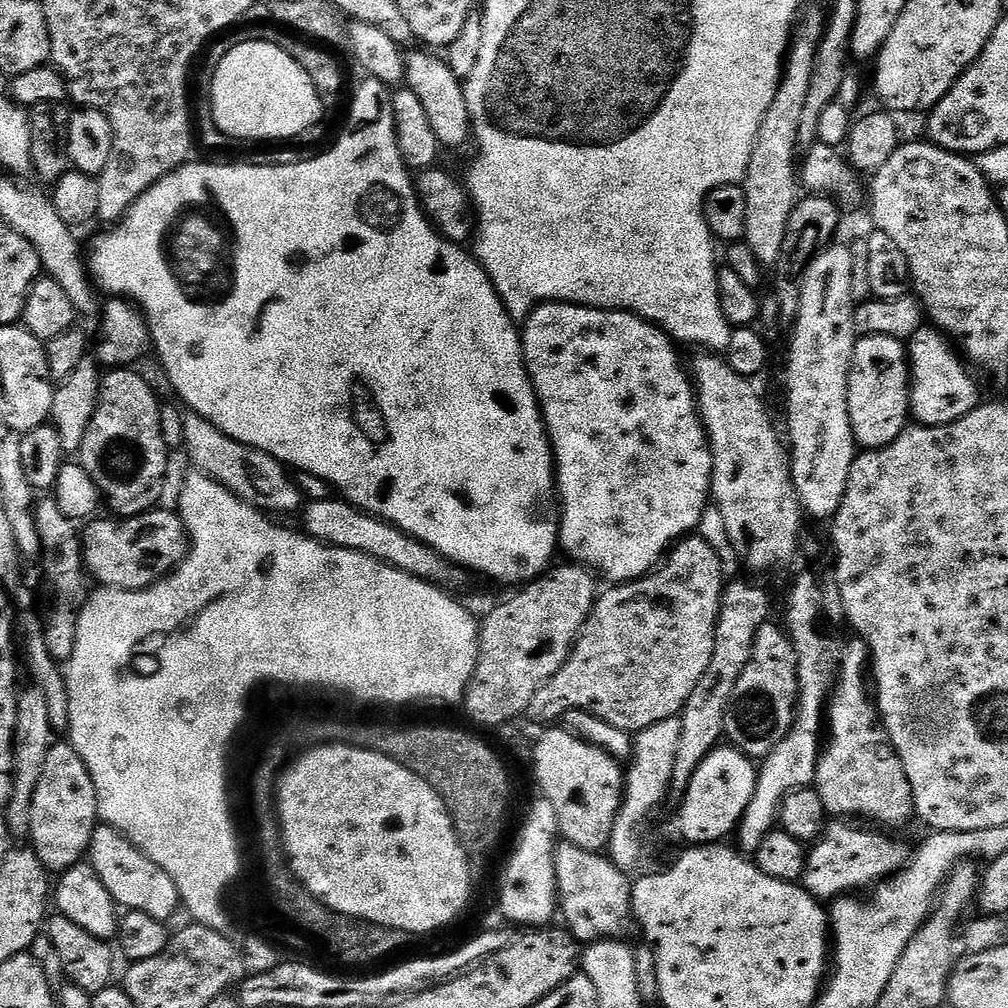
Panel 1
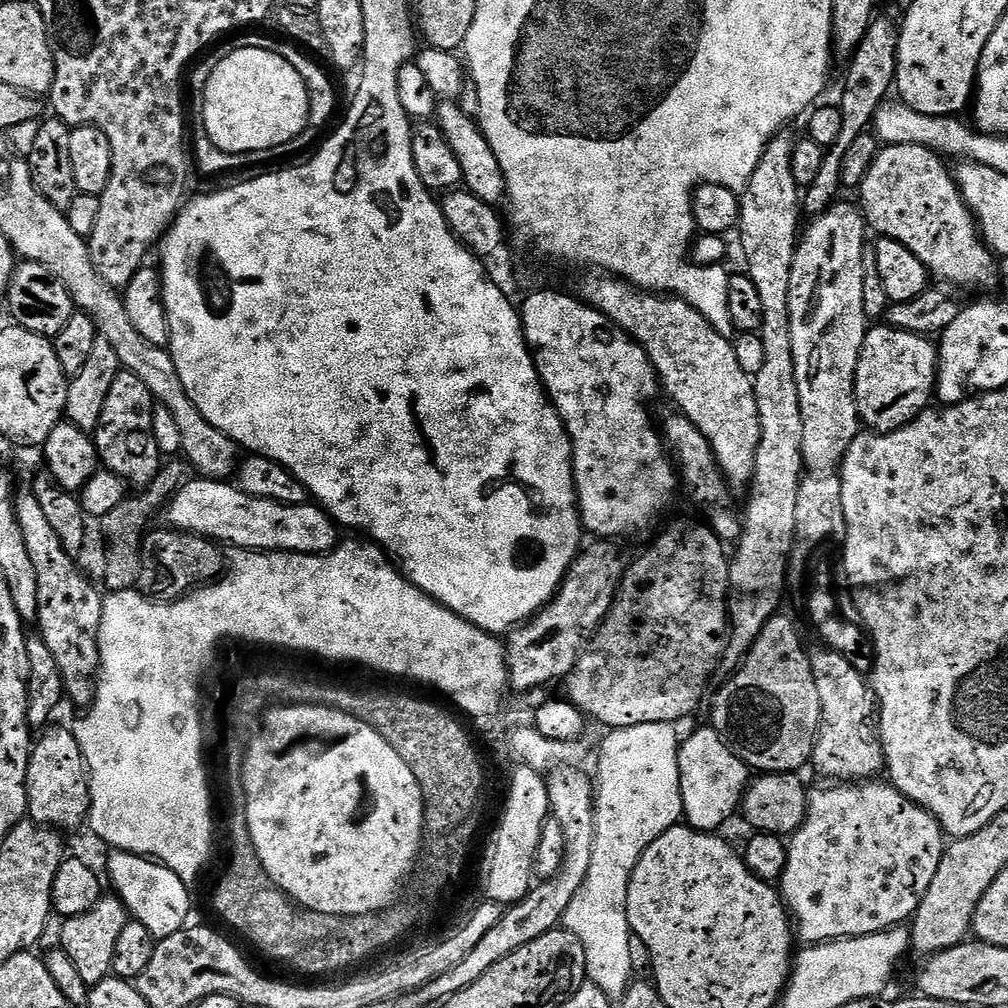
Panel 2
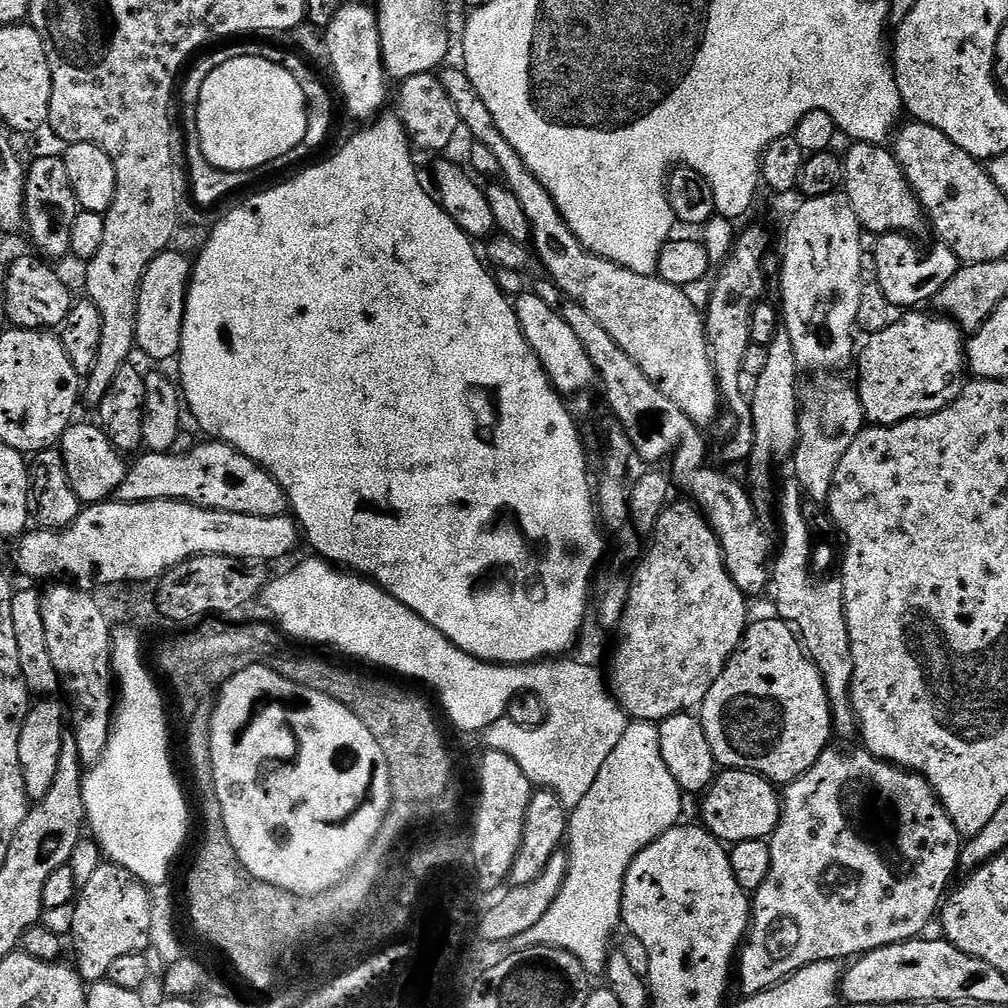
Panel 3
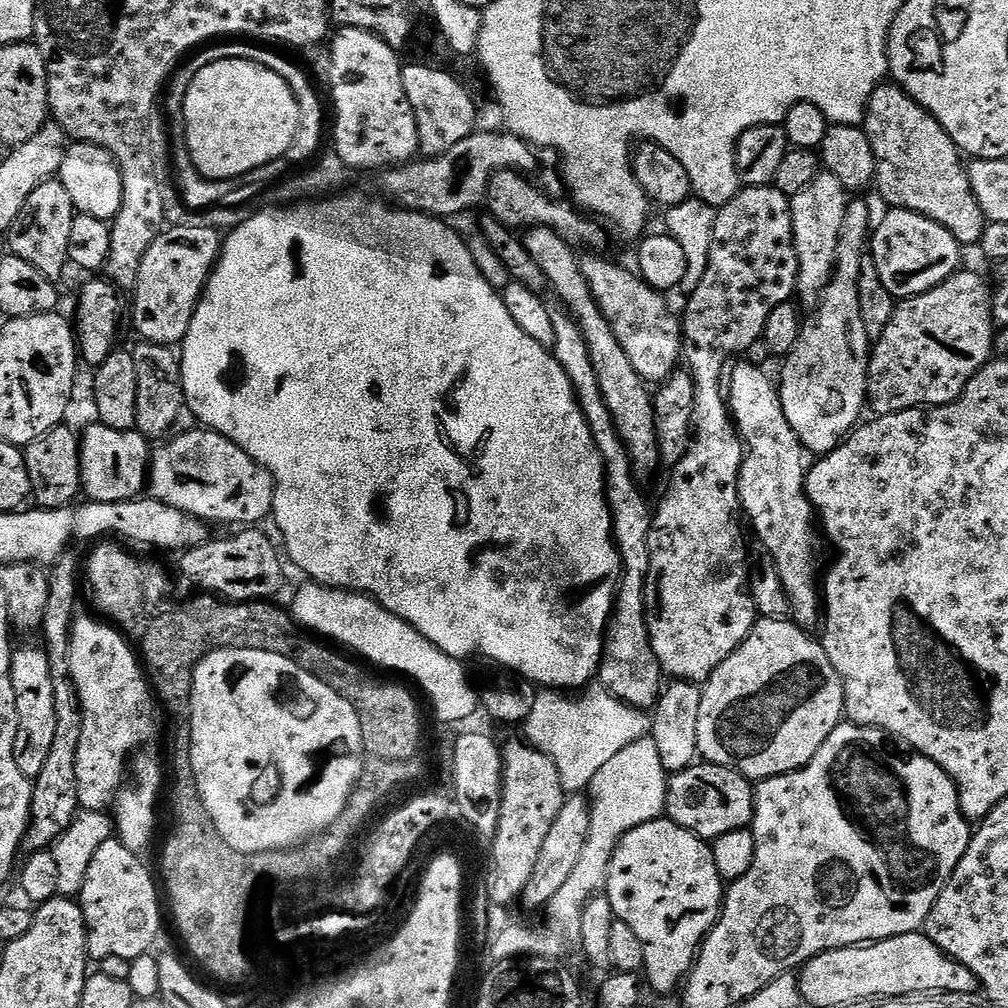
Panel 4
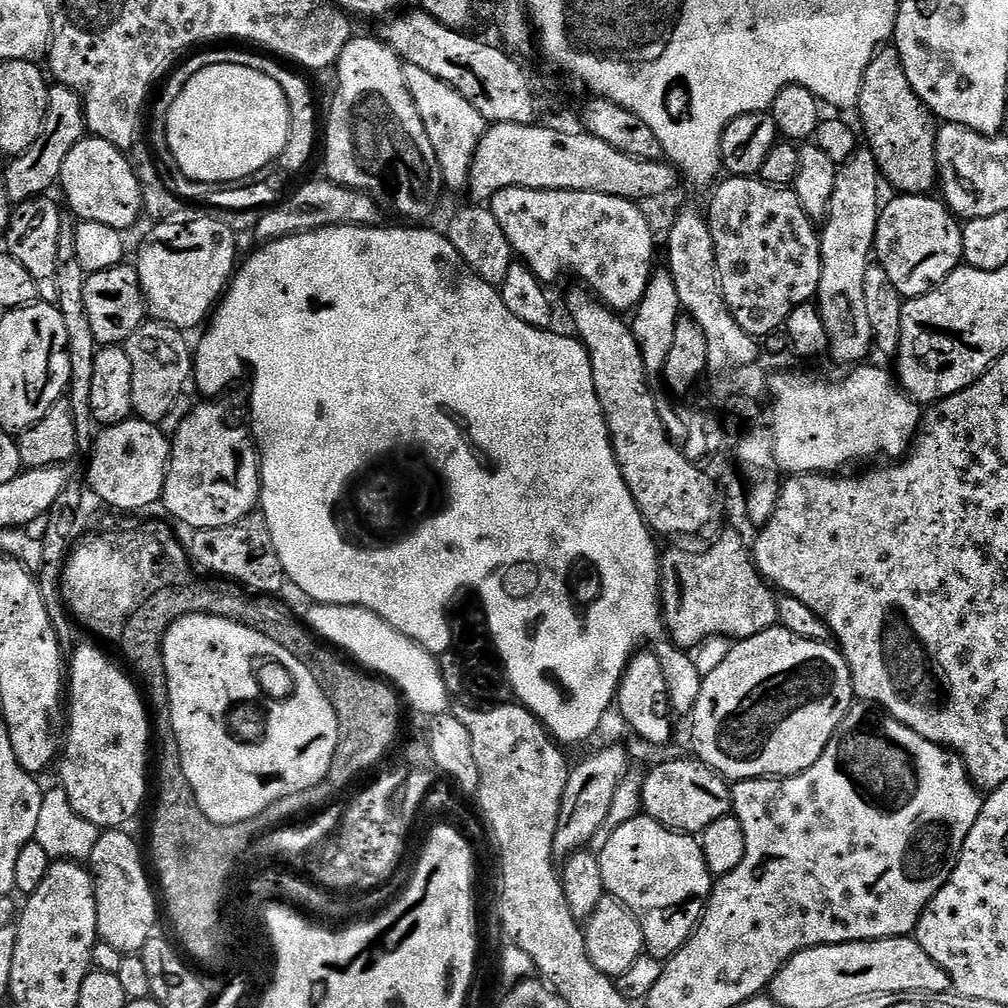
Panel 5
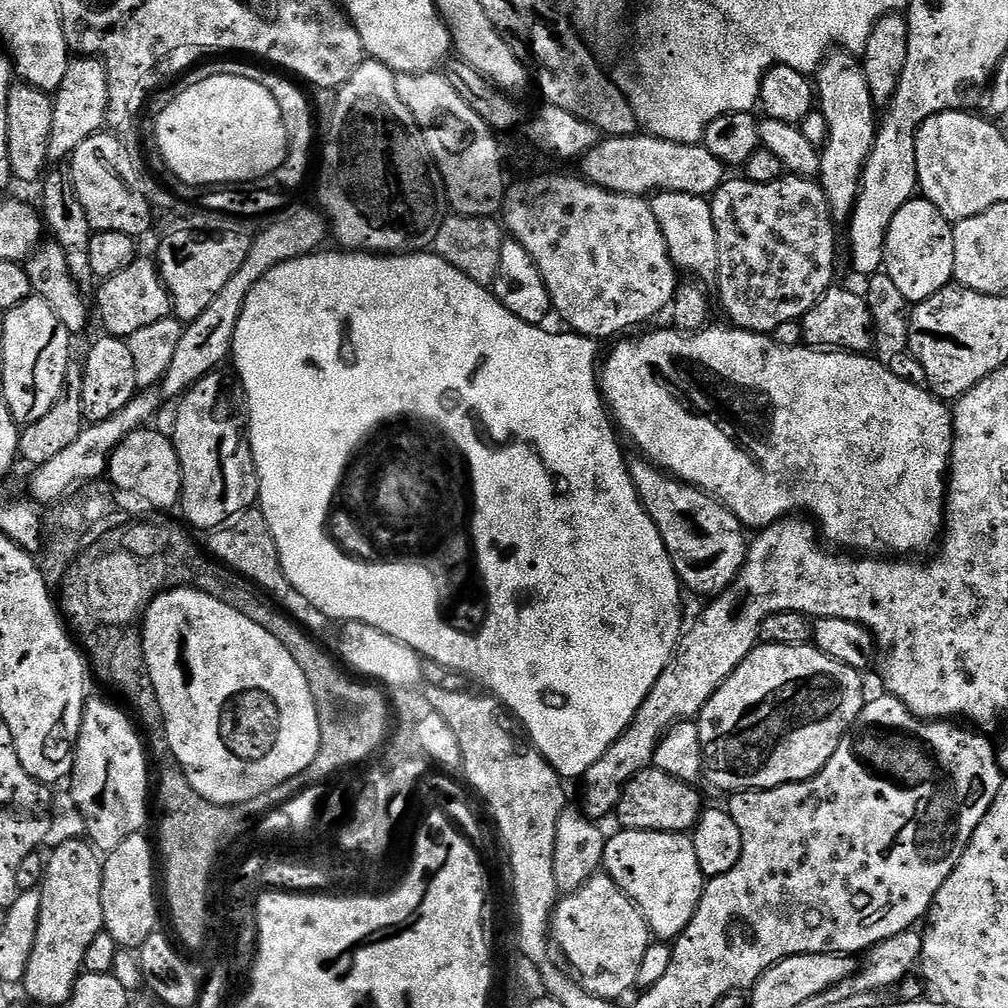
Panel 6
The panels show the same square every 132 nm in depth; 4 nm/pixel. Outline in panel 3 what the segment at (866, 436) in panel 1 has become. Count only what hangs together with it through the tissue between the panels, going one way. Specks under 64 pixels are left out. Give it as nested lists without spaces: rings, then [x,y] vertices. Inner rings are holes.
[[[908,310],[903,313],[901,320],[893,319],[885,328],[881,328],[878,332],[873,332],[867,337],[868,345],[864,349],[859,349],[858,360],[860,356],[860,384],[858,380],[858,391],[860,394],[860,405],[864,411],[865,417],[873,425],[883,426],[885,424],[897,424],[900,420],[906,420],[911,416],[927,416],[929,412],[937,412],[942,410],[950,403],[950,397],[953,395],[954,389],[957,387],[956,379],[963,373],[966,368],[966,336],[959,324],[955,320],[943,315],[935,314],[931,316],[928,312],[920,312],[924,310]]]

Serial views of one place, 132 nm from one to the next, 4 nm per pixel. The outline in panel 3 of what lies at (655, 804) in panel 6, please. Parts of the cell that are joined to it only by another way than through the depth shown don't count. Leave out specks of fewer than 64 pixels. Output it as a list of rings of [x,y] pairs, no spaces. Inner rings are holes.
[[[726,768],[715,773],[712,783],[702,792],[704,801],[700,804],[700,816],[703,827],[715,836],[717,840],[725,845],[731,846],[742,840],[762,840],[771,837],[773,829],[780,821],[780,801],[781,793],[777,785],[766,777],[758,775],[756,772],[748,772],[744,768]]]

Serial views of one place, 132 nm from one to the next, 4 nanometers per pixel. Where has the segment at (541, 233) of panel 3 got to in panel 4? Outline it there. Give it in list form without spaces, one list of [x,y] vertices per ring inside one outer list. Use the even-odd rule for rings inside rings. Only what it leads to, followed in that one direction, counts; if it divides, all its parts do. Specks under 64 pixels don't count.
[[[585,255],[580,265],[604,317],[610,322],[618,342],[622,342],[630,362],[634,362],[634,370],[638,370],[645,382],[667,380],[682,364],[682,320],[677,313],[676,316],[672,313],[669,297],[648,285],[632,268],[633,273],[612,260]]]

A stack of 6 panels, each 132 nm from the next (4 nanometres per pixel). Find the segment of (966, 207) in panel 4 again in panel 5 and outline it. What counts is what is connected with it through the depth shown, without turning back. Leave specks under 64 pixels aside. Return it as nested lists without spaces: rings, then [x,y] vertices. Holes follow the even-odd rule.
[[[895,46],[881,47],[875,60],[866,70],[862,84],[862,94],[858,105],[860,120],[864,123],[866,147],[874,154],[876,165],[885,185],[897,188],[897,193],[906,196],[923,196],[937,187],[940,178],[940,166],[936,161],[936,133],[938,121],[932,111],[920,101],[918,94],[910,86],[910,78],[906,78],[904,68],[900,65],[900,55]]]

